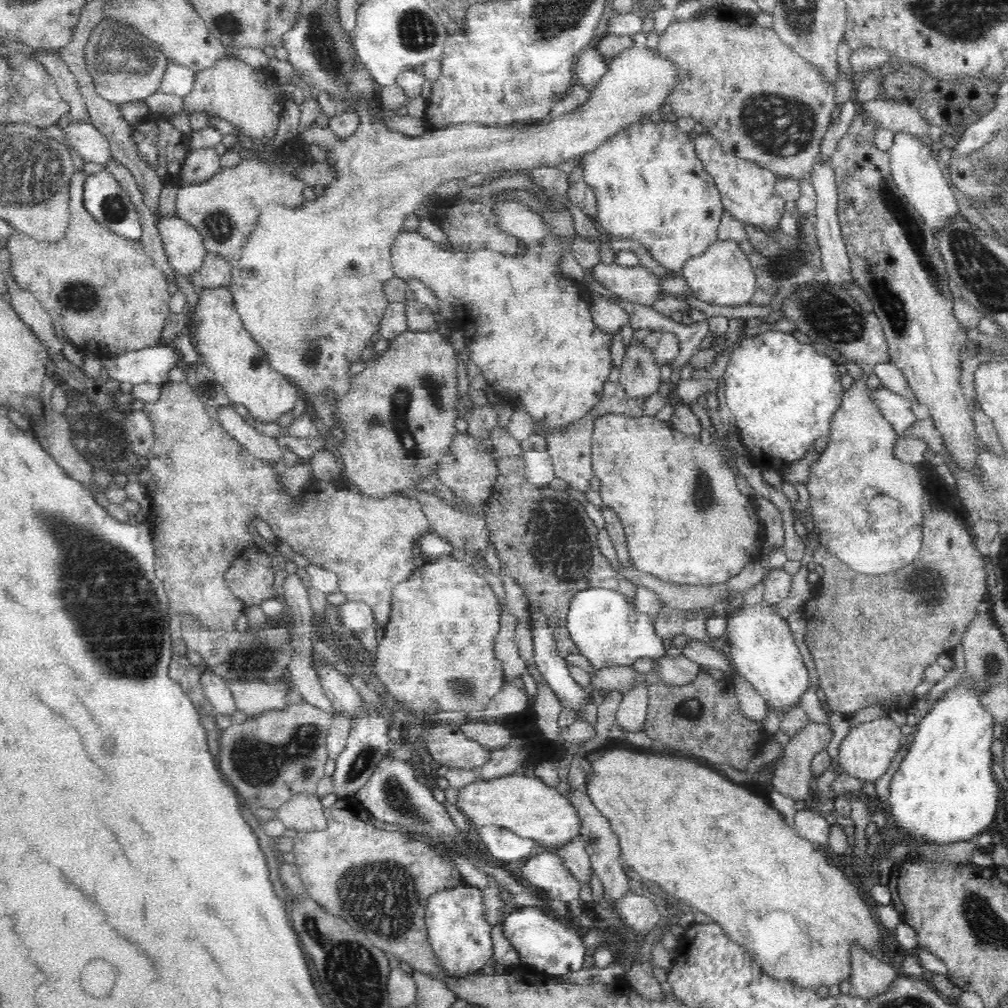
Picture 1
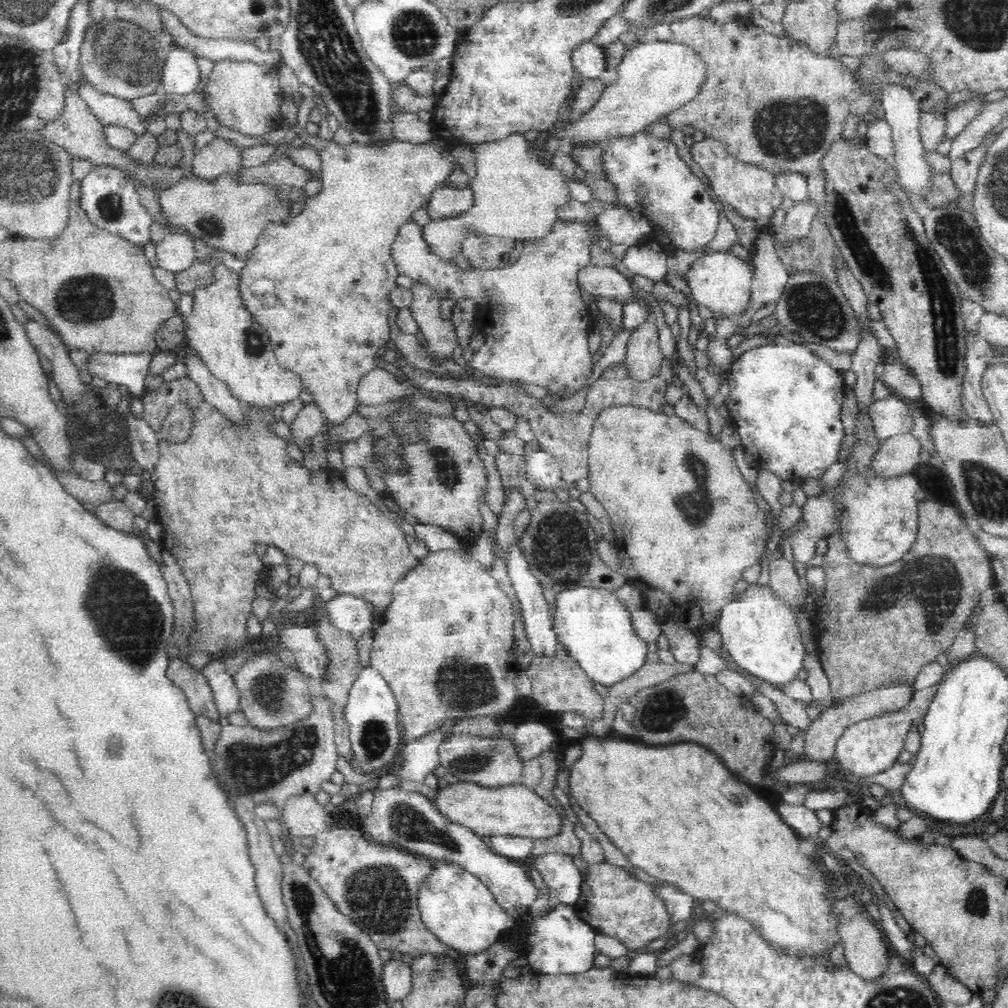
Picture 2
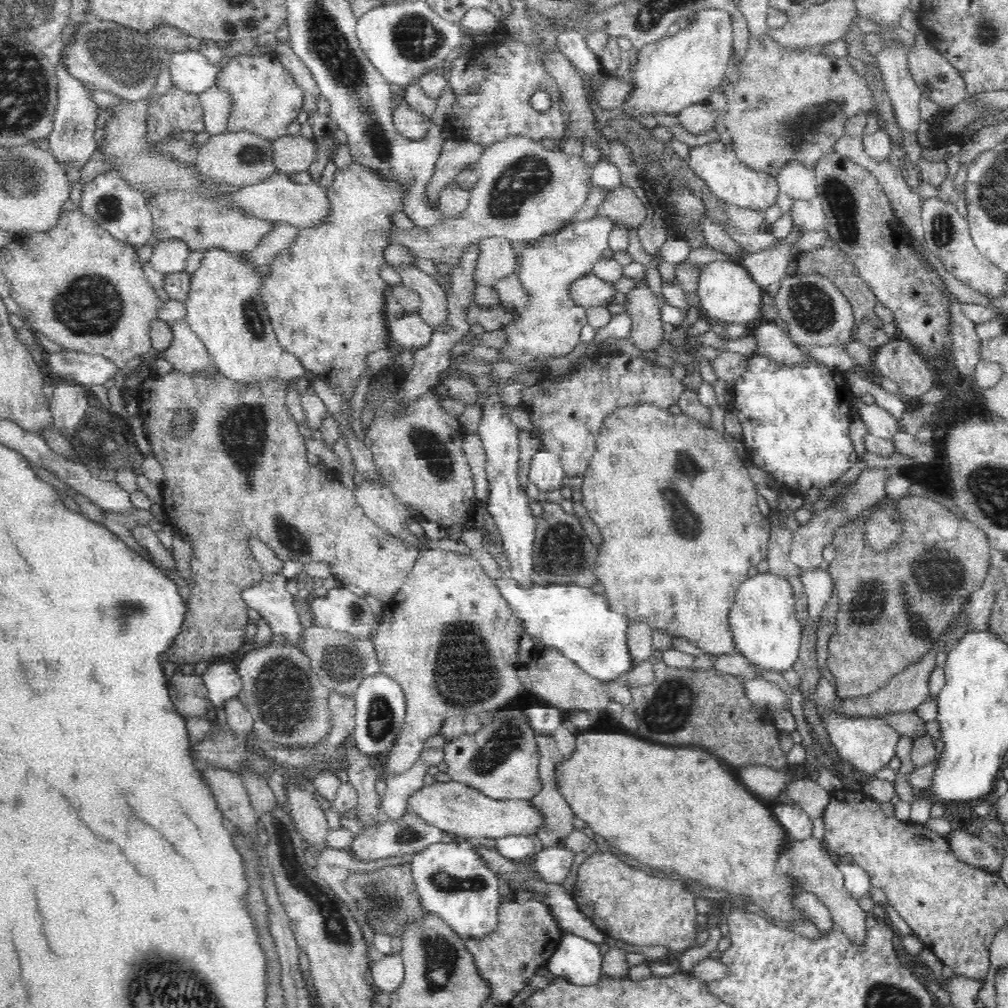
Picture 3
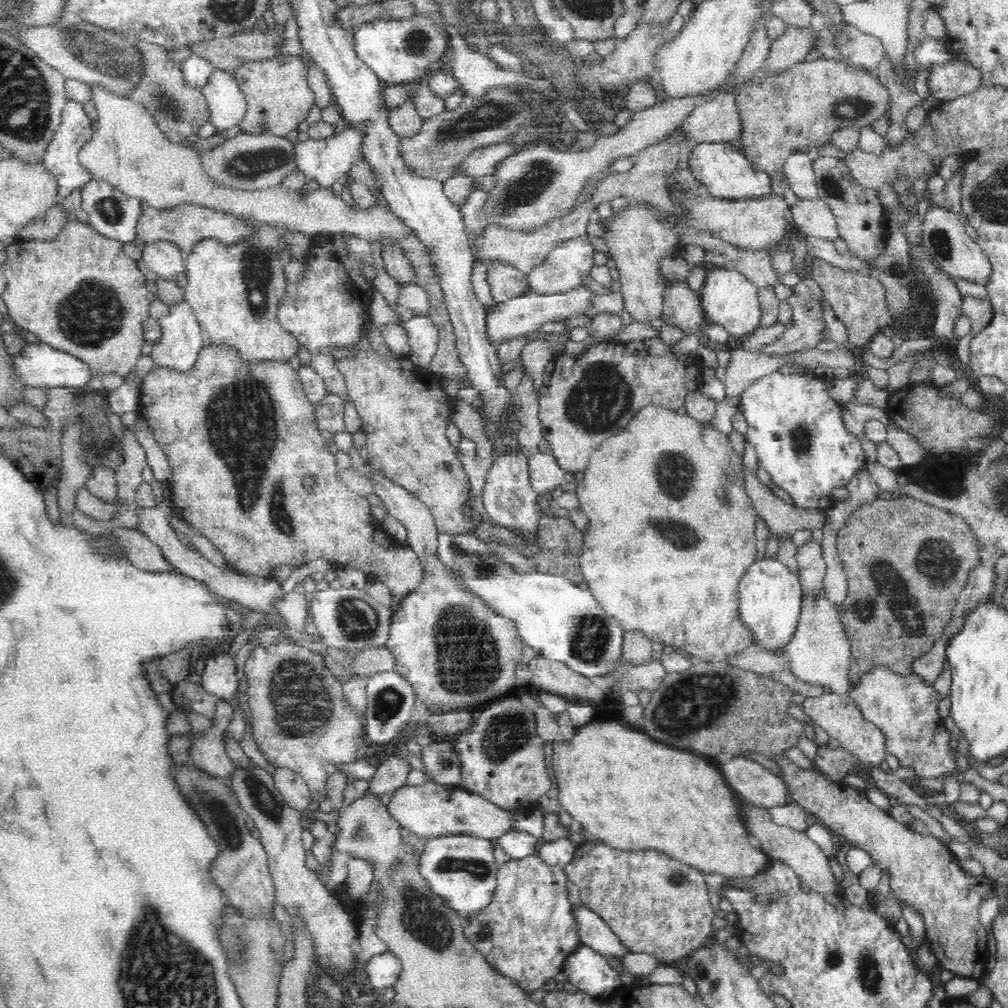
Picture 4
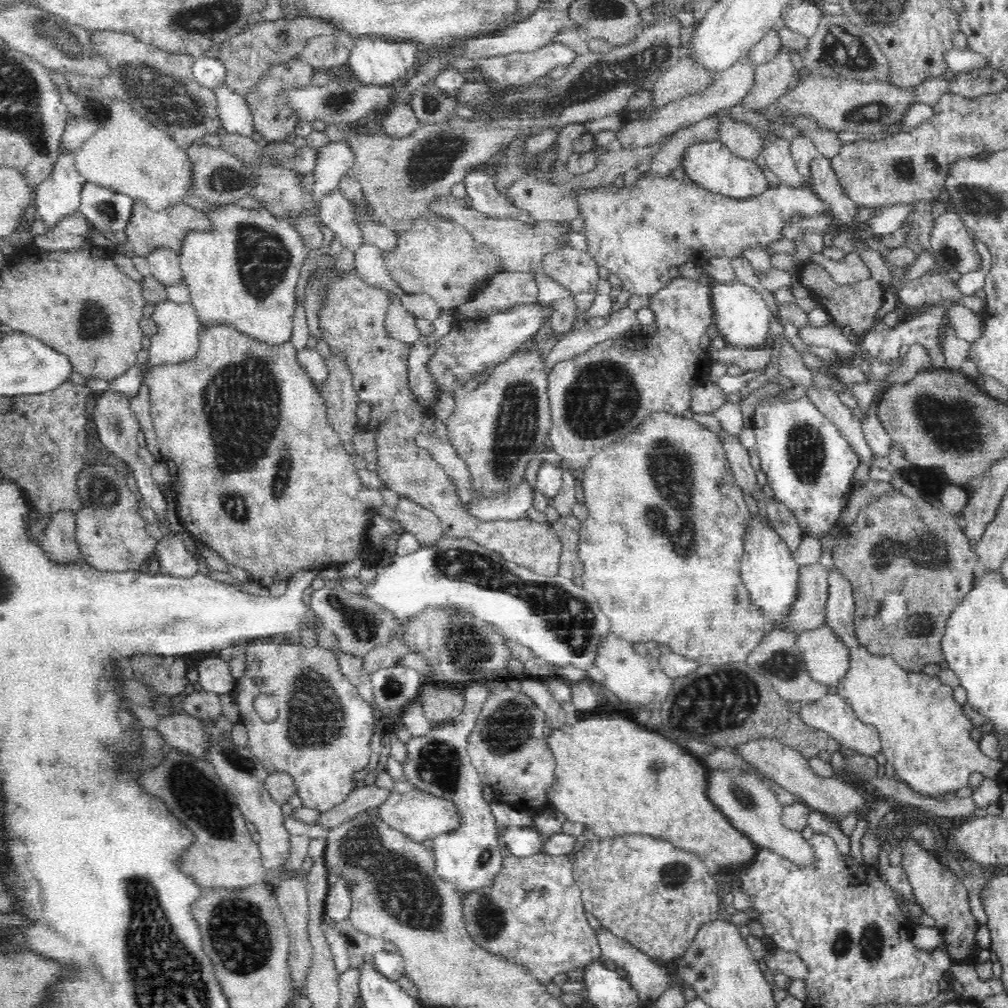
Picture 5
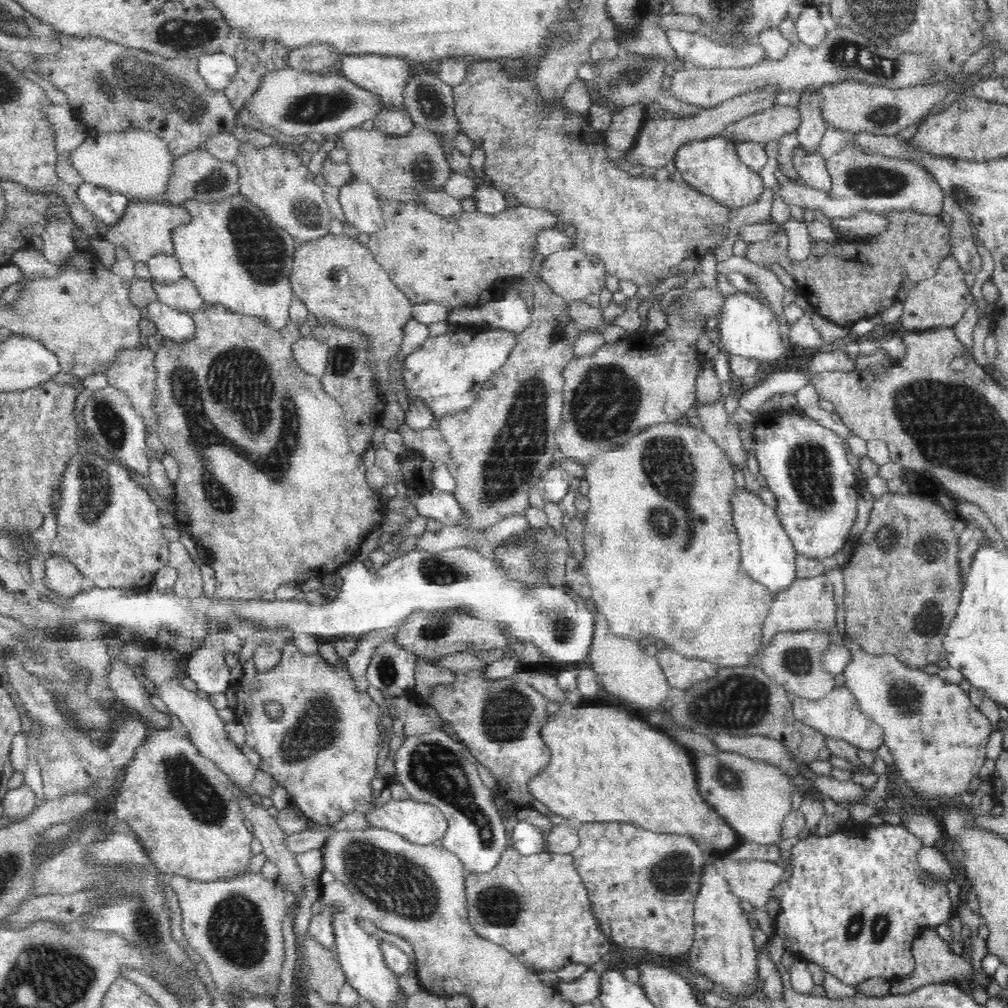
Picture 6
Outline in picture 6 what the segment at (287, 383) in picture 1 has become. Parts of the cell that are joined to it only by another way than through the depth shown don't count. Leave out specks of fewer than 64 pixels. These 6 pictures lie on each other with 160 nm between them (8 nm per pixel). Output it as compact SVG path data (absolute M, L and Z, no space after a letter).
M241 194L230 196L224 202L203 203L188 199L184 206L190 211L190 224L174 229L174 250L184 277L196 286L203 307L222 305L230 314L255 317L270 330L285 329L290 322L288 308L294 296L290 278L298 246L295 238Z

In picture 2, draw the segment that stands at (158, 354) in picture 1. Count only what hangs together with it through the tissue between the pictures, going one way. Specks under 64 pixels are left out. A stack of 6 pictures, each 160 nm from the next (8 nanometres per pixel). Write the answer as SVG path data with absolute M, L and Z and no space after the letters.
M155 352L116 354L92 353L86 362L91 375L100 376L108 383L124 386L131 396L142 396L145 378L150 375L150 362Z

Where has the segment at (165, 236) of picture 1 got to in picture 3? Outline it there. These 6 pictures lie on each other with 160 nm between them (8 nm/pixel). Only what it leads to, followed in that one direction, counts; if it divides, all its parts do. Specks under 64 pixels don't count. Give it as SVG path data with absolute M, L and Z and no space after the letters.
M180 238L158 240L153 246L153 254L149 262L154 271L167 276L170 273L185 271L190 251L188 243Z

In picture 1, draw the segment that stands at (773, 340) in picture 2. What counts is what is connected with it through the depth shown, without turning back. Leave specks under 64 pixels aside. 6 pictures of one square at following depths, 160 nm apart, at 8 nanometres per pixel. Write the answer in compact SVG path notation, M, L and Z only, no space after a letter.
M769 330L764 331L758 335L750 336L740 343L740 346L734 350L730 356L729 363L726 367L726 374L724 377L724 396L726 404L734 415L735 424L737 426L737 433L742 438L744 448L752 454L752 462L756 466L763 466L764 468L778 470L783 472L789 470L800 462L801 458L809 452L812 441L819 436L827 436L829 433L829 422L834 411L840 406L842 395L845 393L844 386L842 386L842 374L837 369L838 362L826 355L820 346L814 344L803 344L792 336L791 332Z

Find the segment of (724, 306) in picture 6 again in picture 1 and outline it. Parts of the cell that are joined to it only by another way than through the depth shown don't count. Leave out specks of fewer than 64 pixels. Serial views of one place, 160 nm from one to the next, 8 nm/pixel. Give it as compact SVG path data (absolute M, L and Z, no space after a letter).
M717 238L711 242L702 256L686 261L682 276L696 298L718 306L748 304L756 290L754 266L740 248L739 242L732 239L720 240Z

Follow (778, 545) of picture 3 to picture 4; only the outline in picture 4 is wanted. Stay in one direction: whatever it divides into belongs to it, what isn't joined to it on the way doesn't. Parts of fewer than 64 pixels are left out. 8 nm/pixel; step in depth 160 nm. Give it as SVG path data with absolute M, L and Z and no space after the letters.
M745 470L746 490L752 498L756 513L766 522L770 534L778 545L793 541L793 535L801 529L823 529L826 520L825 510L799 508L783 502L775 496L768 486L762 484L755 472Z

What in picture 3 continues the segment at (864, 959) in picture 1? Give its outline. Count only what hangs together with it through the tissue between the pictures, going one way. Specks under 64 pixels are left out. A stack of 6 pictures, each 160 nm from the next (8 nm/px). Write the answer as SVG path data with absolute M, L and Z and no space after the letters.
M813 836L798 842L789 837L786 849L781 853L779 869L793 875L796 885L802 891L812 891L818 895L820 902L826 906L831 914L834 924L841 929L843 935L864 951L866 938L868 938L868 923L866 923L866 911L864 911L858 901L852 898L844 888L844 879L838 866L822 847L822 841L815 839Z

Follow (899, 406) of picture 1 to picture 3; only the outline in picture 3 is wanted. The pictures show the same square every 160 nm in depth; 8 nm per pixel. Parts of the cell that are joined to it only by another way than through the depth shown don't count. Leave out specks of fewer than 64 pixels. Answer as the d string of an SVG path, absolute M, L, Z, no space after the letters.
M860 397L854 398L853 407L858 410L868 432L874 437L894 441L894 436L902 432L903 425L888 410L876 404L866 404Z

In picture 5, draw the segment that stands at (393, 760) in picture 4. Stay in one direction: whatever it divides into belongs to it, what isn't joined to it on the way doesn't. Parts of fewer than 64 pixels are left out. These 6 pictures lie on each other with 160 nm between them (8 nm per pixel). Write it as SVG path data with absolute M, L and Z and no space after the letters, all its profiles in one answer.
M370 783L363 788L356 788L350 791L346 800L334 808L320 814L317 824L330 830L346 819L354 818L370 808L379 807L390 796L392 790L388 787L378 787Z

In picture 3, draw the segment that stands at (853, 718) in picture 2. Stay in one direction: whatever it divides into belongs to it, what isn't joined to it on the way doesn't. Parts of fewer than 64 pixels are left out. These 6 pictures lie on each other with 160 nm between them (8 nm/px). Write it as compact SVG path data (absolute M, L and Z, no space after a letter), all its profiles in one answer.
M966 610L963 613L962 624L956 629L951 629L949 633L941 637L941 641L937 642L937 646L930 650L921 661L914 662L904 671L895 674L884 687L870 694L857 697L846 697L840 700L837 712L841 716L849 716L850 718L882 718L888 714L898 714L898 712L915 712L922 702L929 700L928 677L929 672L936 666L936 656L939 652L944 651L945 644L958 641L965 632Z

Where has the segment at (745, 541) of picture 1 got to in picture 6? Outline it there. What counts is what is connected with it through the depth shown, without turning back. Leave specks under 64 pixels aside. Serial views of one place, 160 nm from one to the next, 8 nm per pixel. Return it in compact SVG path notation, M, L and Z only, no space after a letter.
M683 420L661 422L647 426L642 432L629 437L626 442L612 450L601 450L586 466L584 478L590 485L587 498L589 510L585 513L584 551L585 559L581 564L583 575L591 588L591 599L597 606L597 612L606 617L611 633L620 638L639 641L658 639L665 647L684 658L698 658L711 662L718 667L746 666L762 648L762 630L768 617L773 596L766 587L754 582L743 568L740 568L739 535L734 524L734 499L738 488L734 481L734 470L724 451L717 445L715 438L703 428L691 426Z

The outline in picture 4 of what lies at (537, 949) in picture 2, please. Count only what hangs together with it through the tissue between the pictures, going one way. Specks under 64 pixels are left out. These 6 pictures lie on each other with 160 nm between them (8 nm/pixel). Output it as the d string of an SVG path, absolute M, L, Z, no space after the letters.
M578 943L578 946L571 951L566 960L562 964L562 974L566 976L568 982L576 986L578 991L585 991L587 994L596 997L604 997L606 999L614 995L616 991L624 987L624 983L620 981L620 975L617 970L612 970L608 960L602 954L598 955L598 951L594 951L588 946Z

